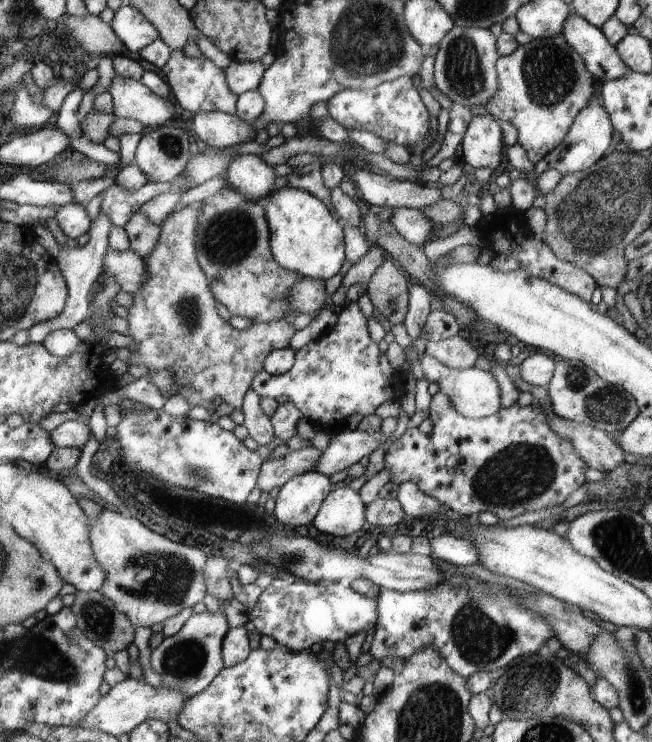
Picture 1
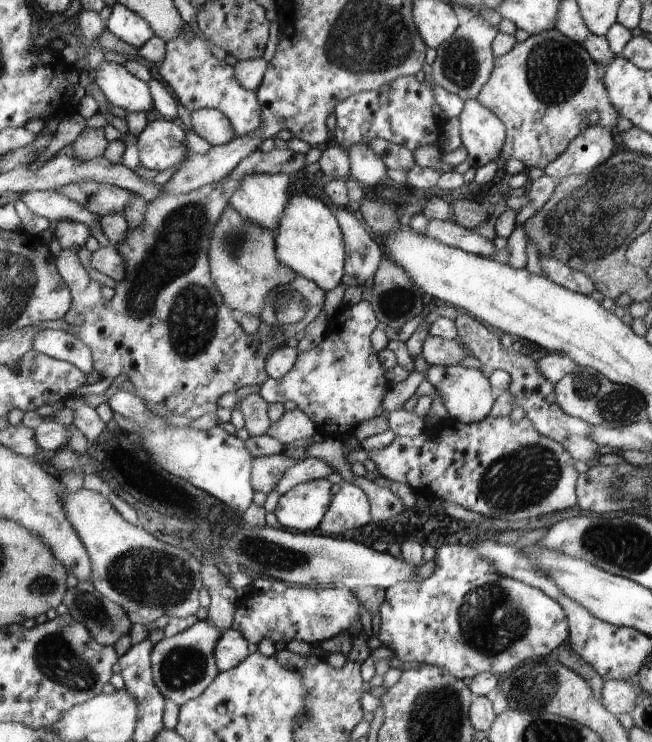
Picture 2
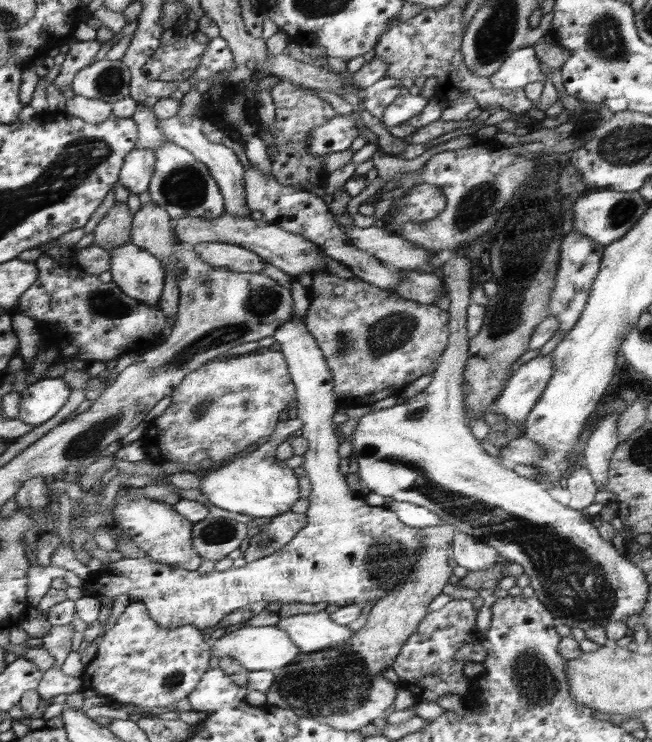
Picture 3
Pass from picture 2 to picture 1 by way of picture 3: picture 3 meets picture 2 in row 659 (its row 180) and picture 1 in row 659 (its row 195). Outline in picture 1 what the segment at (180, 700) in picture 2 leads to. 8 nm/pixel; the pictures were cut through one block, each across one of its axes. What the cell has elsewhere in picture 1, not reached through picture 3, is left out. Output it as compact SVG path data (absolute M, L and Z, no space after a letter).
M207 610L202 614L194 613L179 632L172 637L165 637L157 648L152 649L150 656L150 664L162 679L163 686L186 693L188 697L202 693L225 668L222 647L230 629L221 611L214 613Z

